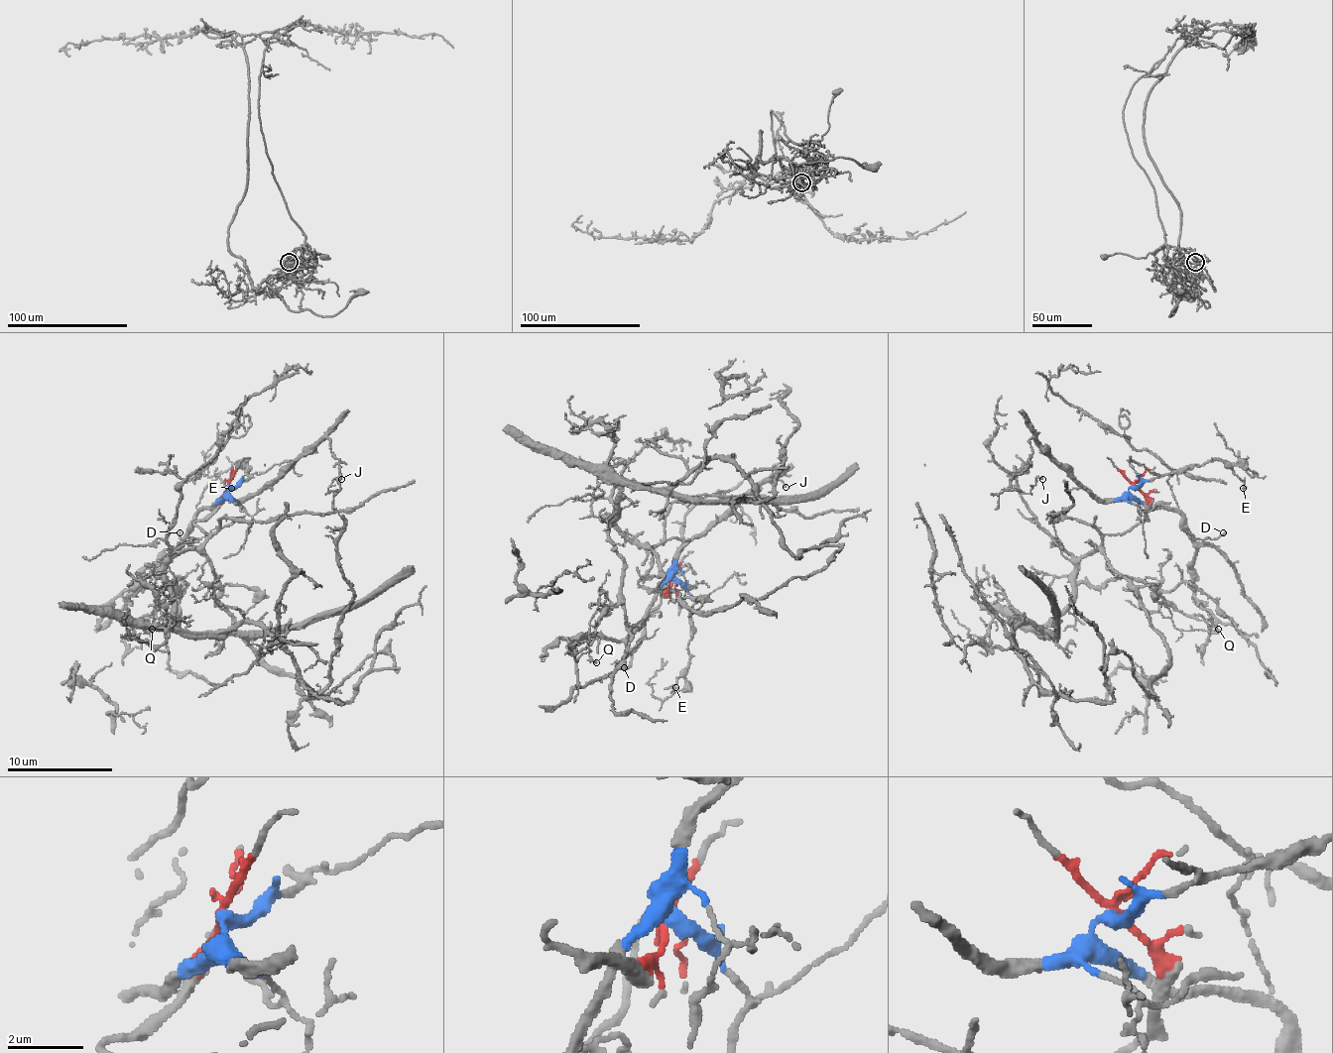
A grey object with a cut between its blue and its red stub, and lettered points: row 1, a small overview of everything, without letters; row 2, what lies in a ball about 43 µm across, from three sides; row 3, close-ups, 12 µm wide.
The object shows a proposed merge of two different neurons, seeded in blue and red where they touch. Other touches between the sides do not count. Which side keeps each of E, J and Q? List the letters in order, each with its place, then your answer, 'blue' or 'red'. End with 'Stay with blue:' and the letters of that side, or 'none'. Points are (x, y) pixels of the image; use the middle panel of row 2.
E: at (675, 687); blue
J: at (786, 487); blue
Q: at (596, 662); red
Stay with blue: E, J

